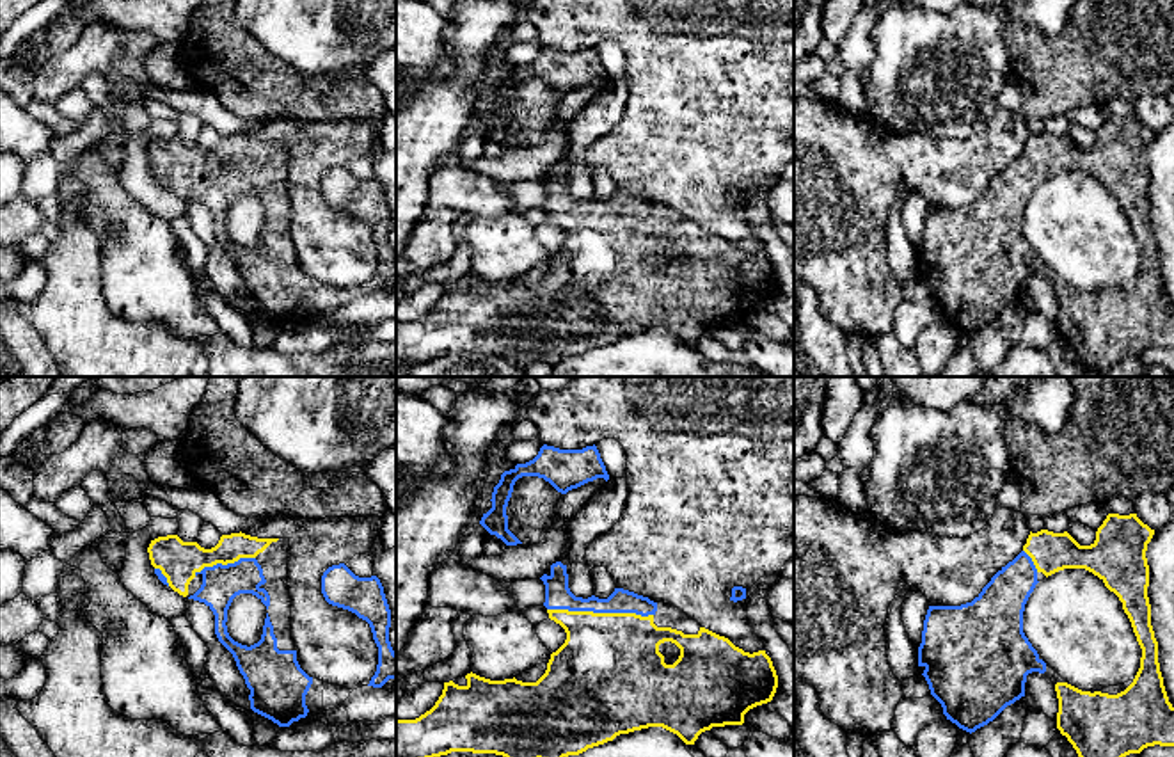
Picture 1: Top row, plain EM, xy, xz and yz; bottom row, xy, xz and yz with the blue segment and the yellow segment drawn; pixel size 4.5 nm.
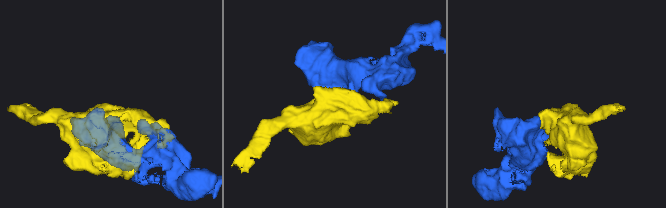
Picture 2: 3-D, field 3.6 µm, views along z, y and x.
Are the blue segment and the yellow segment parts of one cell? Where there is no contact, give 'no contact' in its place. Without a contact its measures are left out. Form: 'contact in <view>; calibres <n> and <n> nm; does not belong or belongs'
contact in xz; calibres 120 and 460 nm; belongs

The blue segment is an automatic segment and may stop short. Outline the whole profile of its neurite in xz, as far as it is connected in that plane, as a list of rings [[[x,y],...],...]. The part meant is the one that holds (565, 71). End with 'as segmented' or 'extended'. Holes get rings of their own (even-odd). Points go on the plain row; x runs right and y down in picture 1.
[[[543,46],[533,62],[517,66],[513,71],[501,76],[501,82],[492,94],[492,110],[483,116],[480,123],[480,126],[490,137],[496,137],[506,147],[522,146],[508,131],[506,117],[506,108],[512,100],[513,87],[522,78],[543,80],[561,96],[567,96],[568,92],[597,80],[604,80],[606,84],[609,82],[609,76],[595,46],[583,52],[559,52]]]; as segmented

